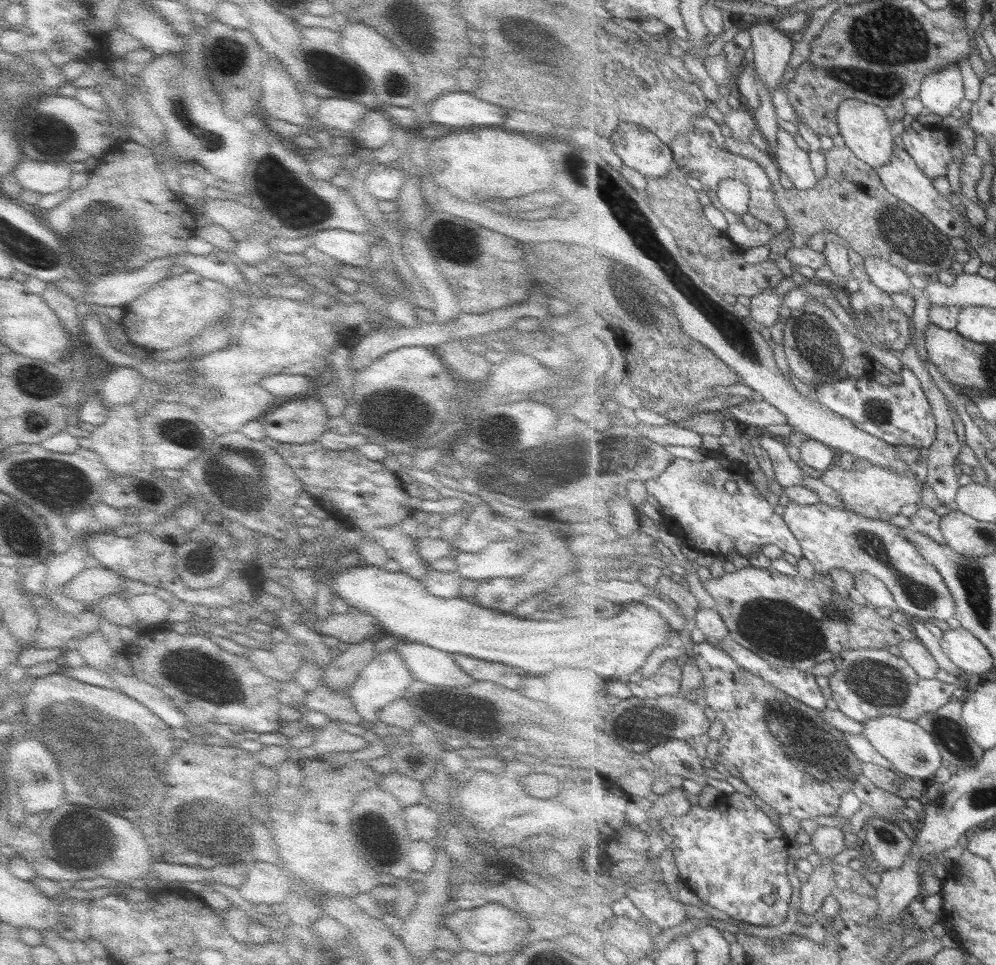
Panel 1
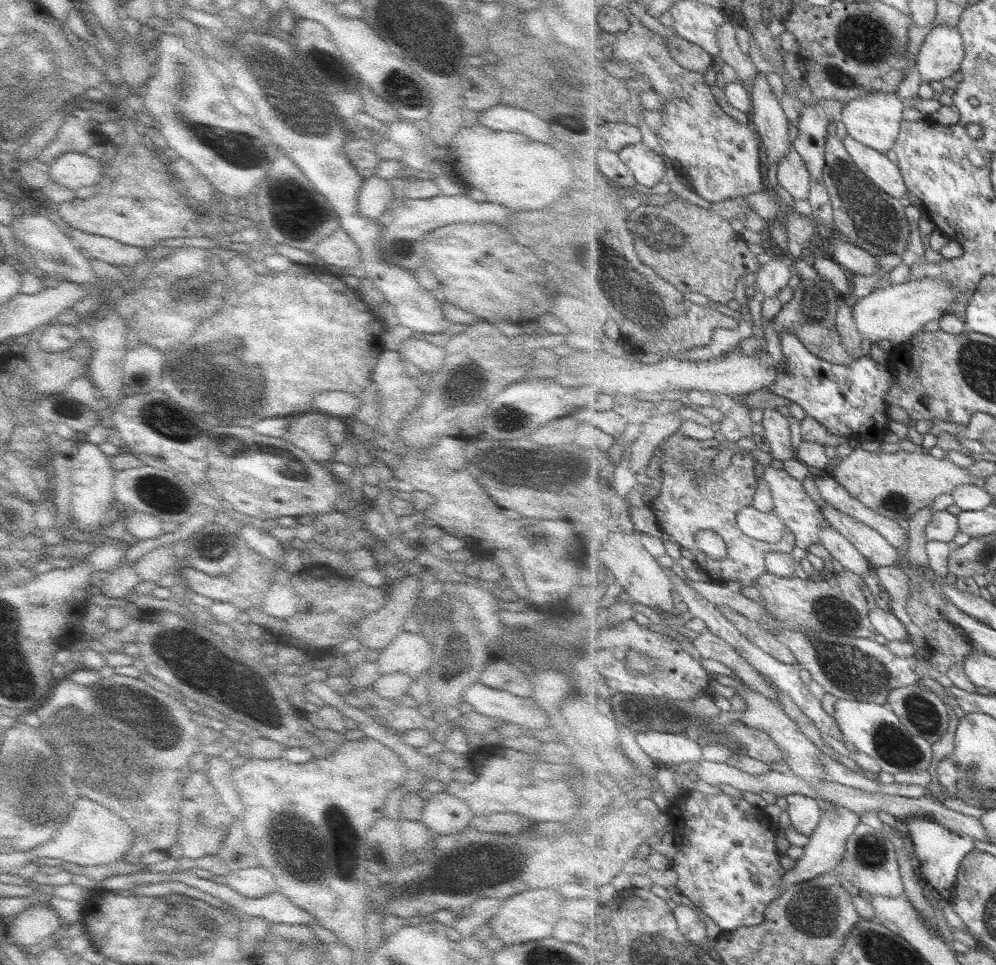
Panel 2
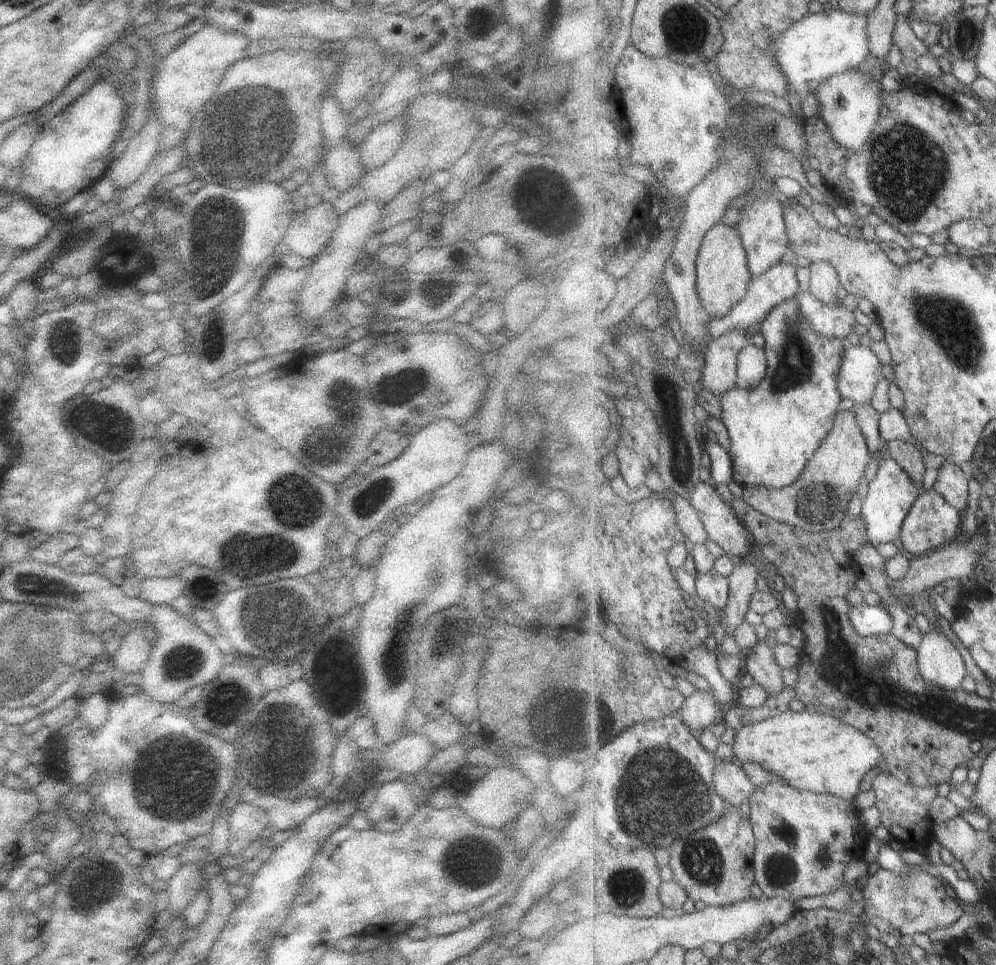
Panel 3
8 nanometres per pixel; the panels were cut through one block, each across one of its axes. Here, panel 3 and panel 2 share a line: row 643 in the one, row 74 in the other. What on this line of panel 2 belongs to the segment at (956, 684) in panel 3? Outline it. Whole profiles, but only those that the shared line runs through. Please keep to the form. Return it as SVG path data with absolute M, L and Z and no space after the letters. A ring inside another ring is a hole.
M937 25L923 41L917 53L917 69L923 82L949 78L961 70L966 55L965 41L960 30L949 25Z

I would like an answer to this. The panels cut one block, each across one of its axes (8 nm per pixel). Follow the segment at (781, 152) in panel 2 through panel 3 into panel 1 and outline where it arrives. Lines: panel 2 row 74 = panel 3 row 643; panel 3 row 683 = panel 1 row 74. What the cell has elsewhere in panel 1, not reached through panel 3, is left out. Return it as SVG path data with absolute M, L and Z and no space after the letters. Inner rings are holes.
M766 19L754 20L748 30L752 36L754 70L757 78L774 91L789 68L793 40Z

